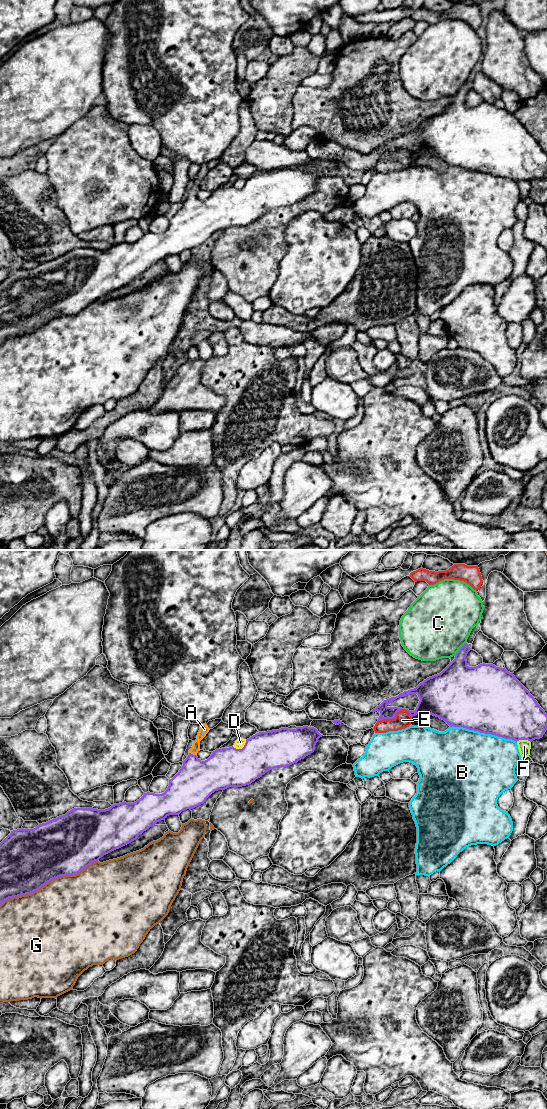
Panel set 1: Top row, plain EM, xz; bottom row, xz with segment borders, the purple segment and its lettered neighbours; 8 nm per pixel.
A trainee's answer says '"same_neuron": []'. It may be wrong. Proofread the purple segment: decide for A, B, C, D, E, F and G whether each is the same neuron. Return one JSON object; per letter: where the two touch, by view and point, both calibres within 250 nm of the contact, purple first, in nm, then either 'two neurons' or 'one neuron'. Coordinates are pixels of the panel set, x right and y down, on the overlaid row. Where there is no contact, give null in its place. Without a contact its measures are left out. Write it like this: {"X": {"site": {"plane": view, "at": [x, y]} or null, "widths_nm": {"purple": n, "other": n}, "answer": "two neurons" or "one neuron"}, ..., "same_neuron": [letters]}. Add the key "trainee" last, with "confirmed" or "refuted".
{"A": {"site": {"plane": "xz", "at": [192, 754]}, "widths_nm": {"purple": 320, "other": 70}, "answer": "one neuron"}, "B": {"site": {"plane": "xz", "at": [483, 732]}, "widths_nm": {"purple": 500, "other": 480}, "answer": "two neurons"}, "C": {"site": {"plane": "xz", "at": [459, 649]}, "widths_nm": {"purple": 280, "other": 500}, "answer": "two neurons"}, "D": {"site": {"plane": "xz", "at": [240, 749]}, "widths_nm": {"purple": 320, "other": 80}, "answer": "two neurons"}, "E": {"site": {"plane": "xz", "at": [390, 718]}, "widths_nm": {"purple": 100, "other": 140}, "answer": "two neurons"}, "F": {"site": {"plane": "xz", "at": [523, 739]}, "widths_nm": {"purple": 440, "other": 110}, "answer": "two neurons"}, "G": {"site": {"plane": "xz", "at": [48, 881]}, "widths_nm": {"purple": 480, "other": 480}, "answer": "two neurons"}, "same_neuron": ["A"], "trainee": "refuted"}

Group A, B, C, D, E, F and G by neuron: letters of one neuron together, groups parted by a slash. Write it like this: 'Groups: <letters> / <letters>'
Groups: A / B / C / D / E / F / G

